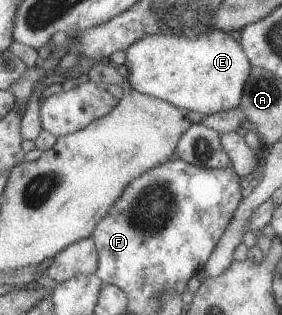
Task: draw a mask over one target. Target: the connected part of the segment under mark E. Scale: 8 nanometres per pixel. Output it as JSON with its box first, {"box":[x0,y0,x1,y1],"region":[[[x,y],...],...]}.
{"box":[124,28,251,116],"region":[[[214,28],[192,38],[172,34],[144,36],[132,42],[124,52],[126,78],[134,90],[202,116],[239,106],[251,68],[240,43]]]}

